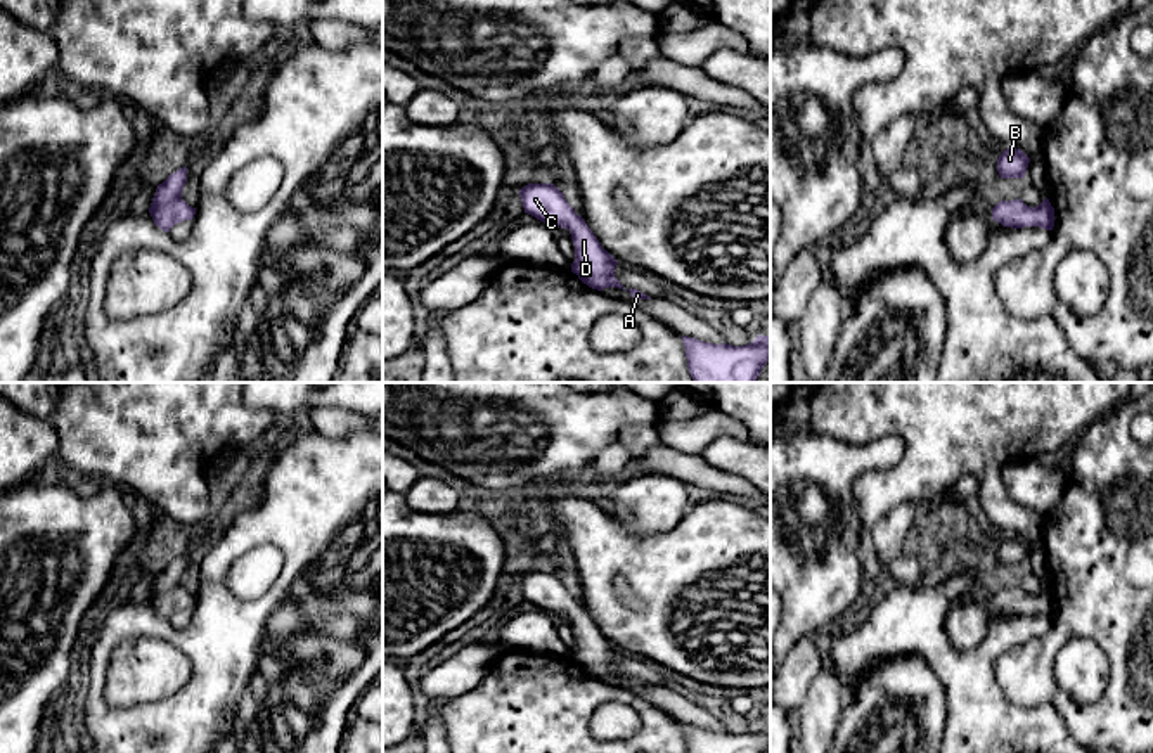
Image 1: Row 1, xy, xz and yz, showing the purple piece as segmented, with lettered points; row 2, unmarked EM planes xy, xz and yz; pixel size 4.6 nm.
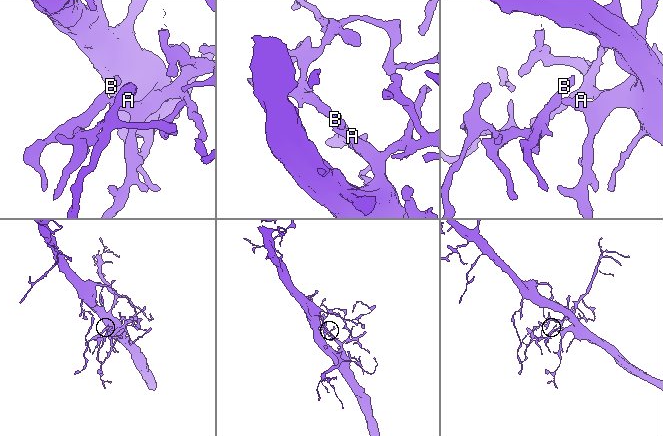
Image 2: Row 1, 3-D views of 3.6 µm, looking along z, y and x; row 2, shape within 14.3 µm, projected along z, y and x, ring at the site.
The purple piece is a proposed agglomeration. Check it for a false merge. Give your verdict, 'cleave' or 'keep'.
keep

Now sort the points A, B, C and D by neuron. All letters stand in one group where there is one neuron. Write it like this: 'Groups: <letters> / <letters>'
Groups: A B C D

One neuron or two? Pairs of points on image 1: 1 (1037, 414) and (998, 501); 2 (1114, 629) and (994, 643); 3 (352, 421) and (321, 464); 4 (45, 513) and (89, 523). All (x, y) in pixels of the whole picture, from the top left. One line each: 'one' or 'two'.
1: one
2: two
3: two
4: one

